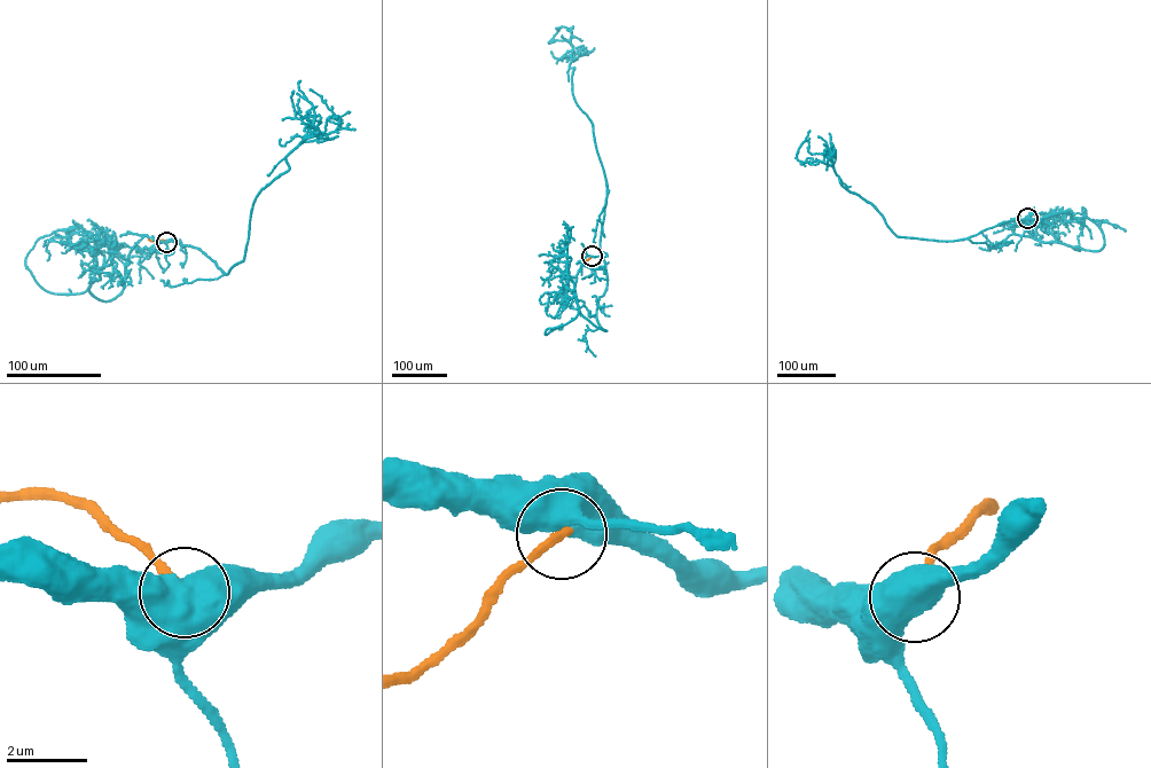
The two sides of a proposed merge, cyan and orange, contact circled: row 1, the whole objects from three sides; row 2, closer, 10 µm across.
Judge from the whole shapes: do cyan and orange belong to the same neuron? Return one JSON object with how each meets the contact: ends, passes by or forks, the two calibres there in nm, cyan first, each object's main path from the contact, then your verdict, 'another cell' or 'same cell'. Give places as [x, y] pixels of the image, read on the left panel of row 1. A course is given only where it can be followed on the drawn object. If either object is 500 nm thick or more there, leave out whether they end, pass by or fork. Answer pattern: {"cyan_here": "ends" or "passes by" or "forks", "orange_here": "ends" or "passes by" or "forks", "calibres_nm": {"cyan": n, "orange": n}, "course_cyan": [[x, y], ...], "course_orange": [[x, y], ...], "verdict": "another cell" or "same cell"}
{"calibres_nm": {"cyan": 950, "orange": 240}, "course_cyan": [[166, 242], [182, 247], [132, 249], [123, 290], [102, 300], [46, 290], [25, 265], [40, 237], [70, 229]], "course_orange": [[166, 242], [148, 240]], "verdict": "another cell"}

